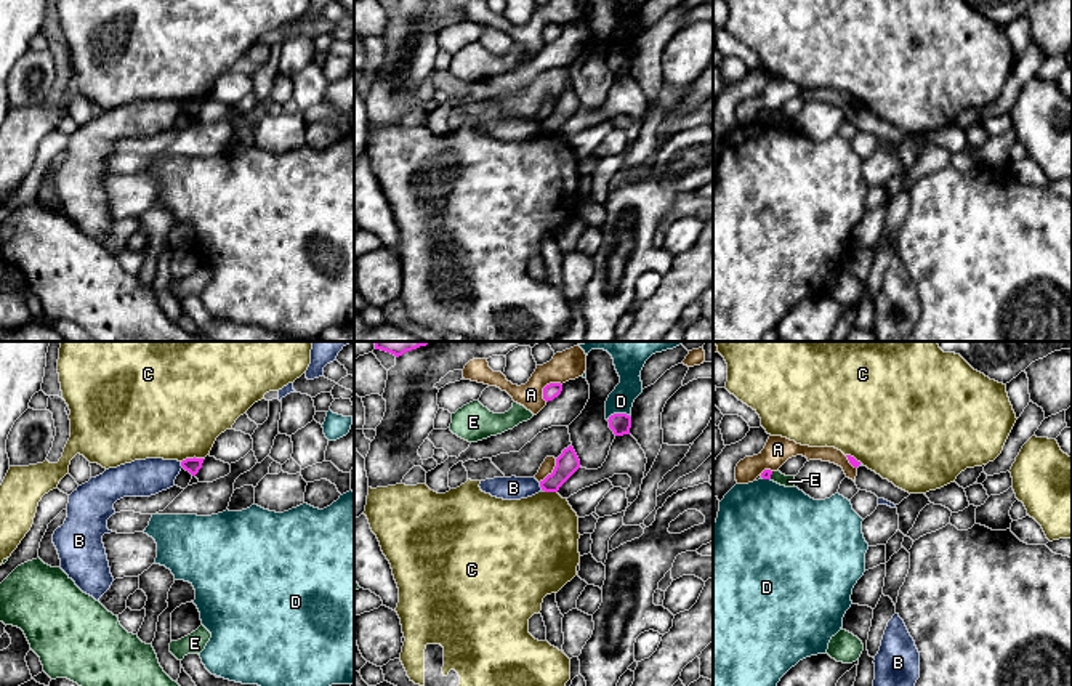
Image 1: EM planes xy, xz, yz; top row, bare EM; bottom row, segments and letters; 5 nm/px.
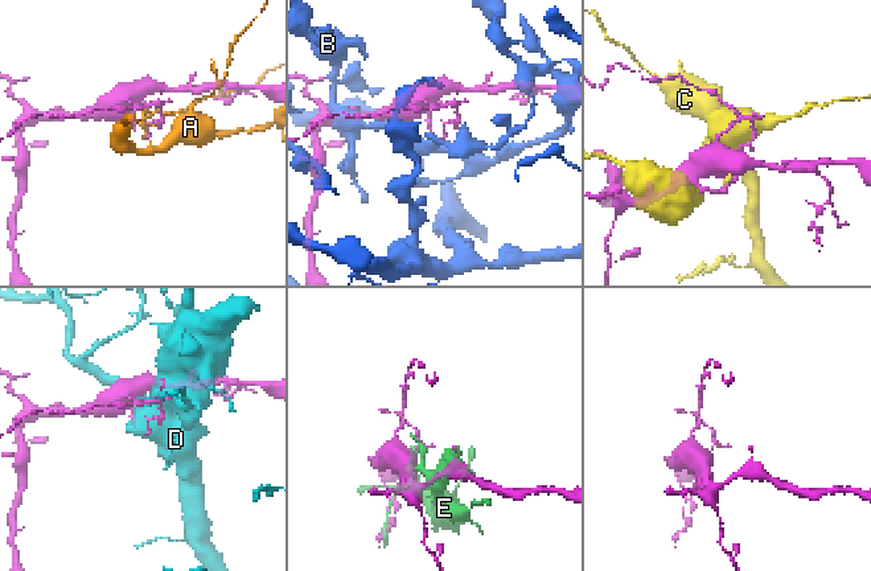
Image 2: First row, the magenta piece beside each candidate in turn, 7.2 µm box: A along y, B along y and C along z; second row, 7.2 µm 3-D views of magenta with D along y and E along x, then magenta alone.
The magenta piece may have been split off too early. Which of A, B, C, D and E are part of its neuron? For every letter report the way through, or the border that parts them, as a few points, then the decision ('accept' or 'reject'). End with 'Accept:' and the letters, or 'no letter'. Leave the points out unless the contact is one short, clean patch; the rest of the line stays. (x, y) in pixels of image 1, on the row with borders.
A: reject
B: reject
C: reject
D: reject
E: reject
Accept: no letter

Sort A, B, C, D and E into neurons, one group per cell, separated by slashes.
A / B / C / D / E

